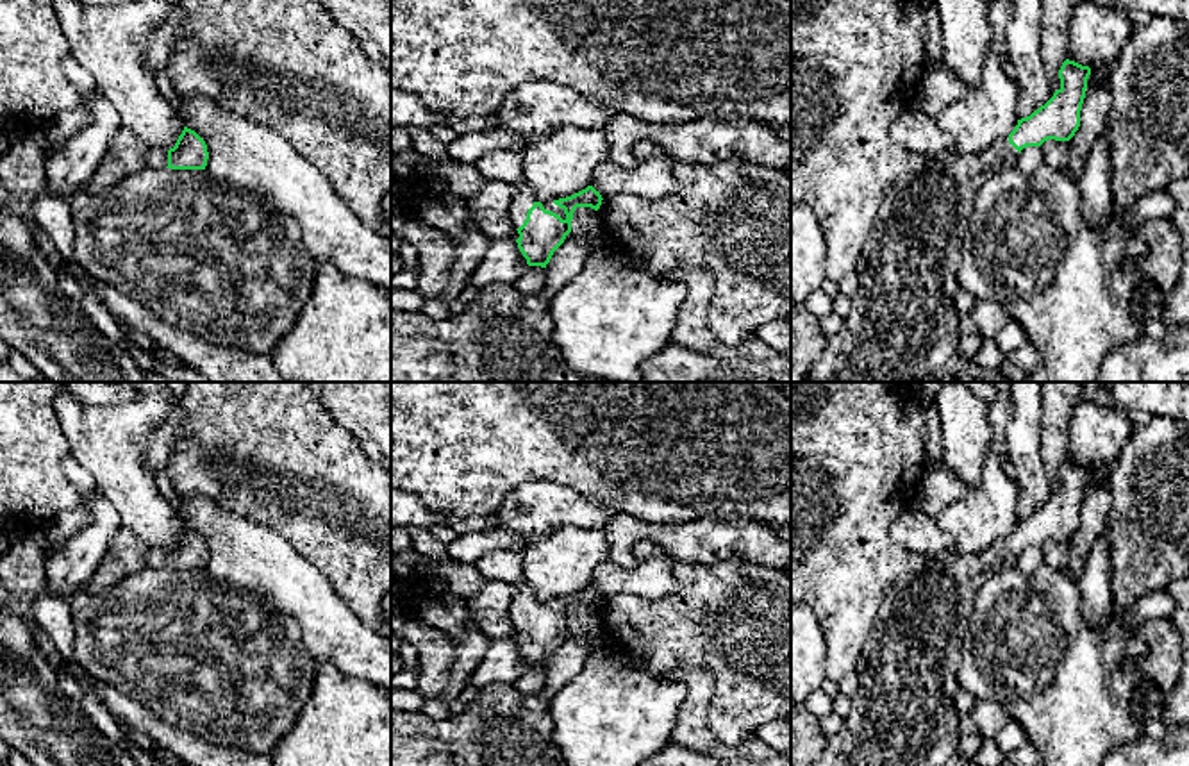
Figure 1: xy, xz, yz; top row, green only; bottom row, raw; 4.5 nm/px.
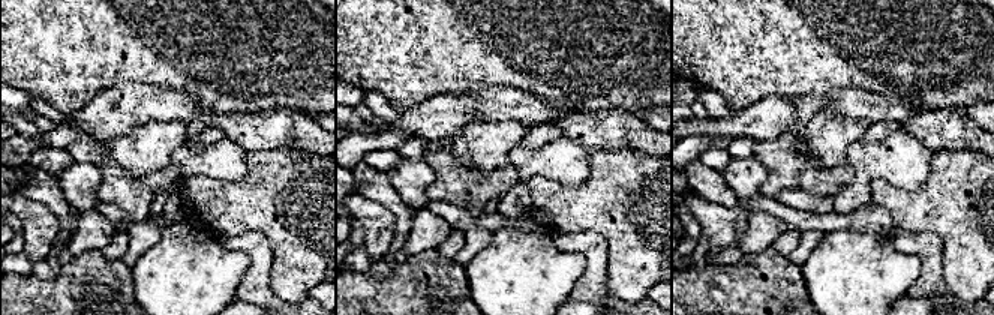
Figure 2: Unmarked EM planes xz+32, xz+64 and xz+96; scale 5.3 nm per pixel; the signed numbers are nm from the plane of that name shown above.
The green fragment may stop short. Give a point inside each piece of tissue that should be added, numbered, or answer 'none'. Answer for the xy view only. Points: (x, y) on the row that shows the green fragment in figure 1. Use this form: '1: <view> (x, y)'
1: xy (127, 154)

